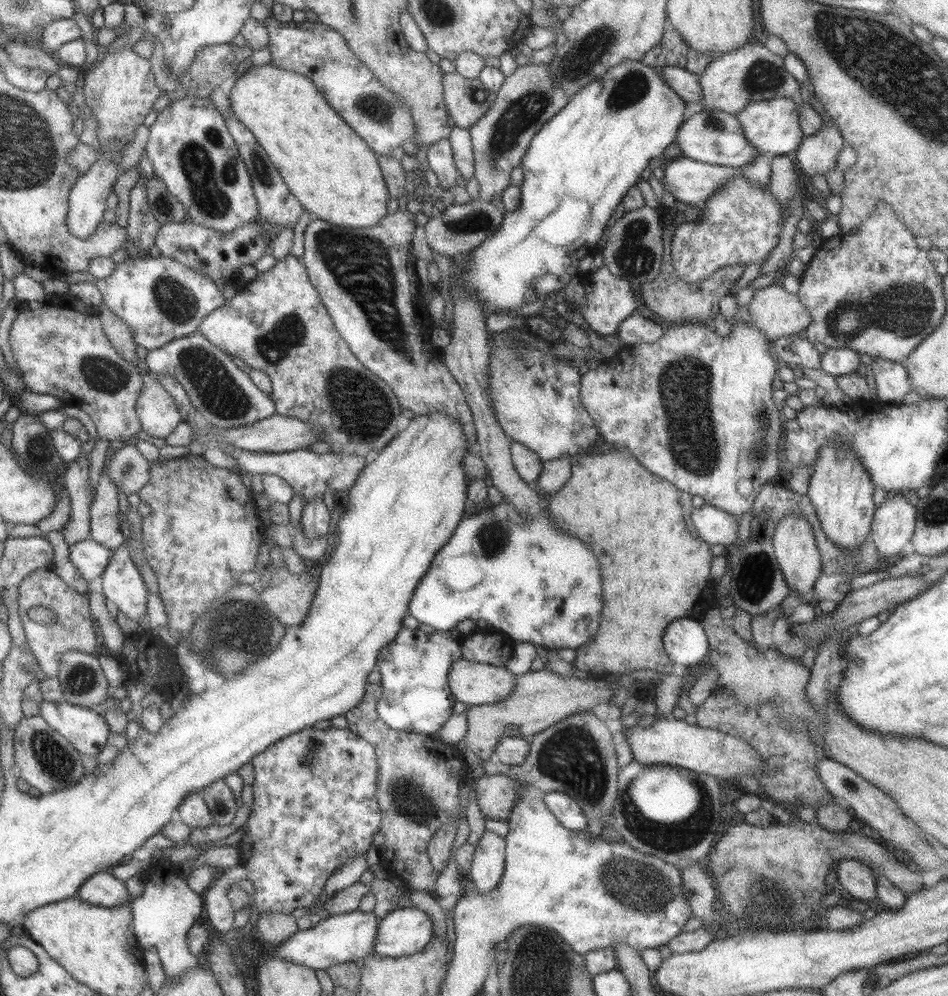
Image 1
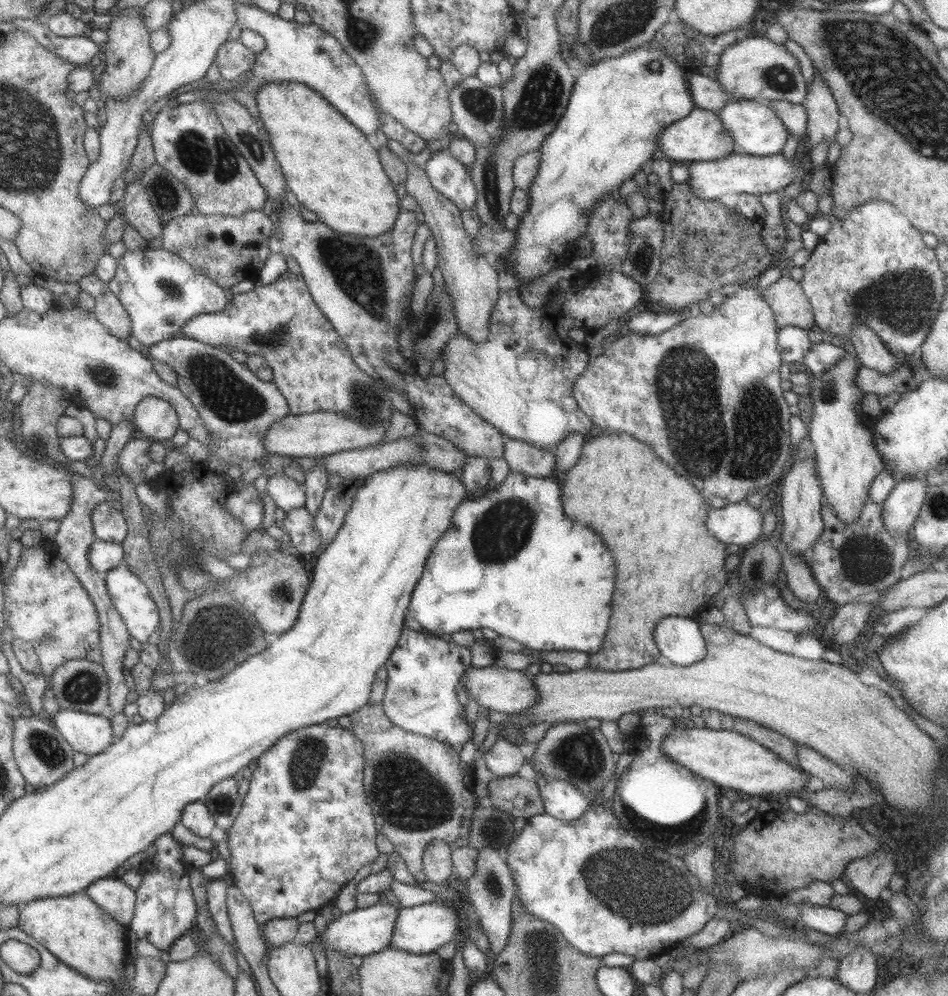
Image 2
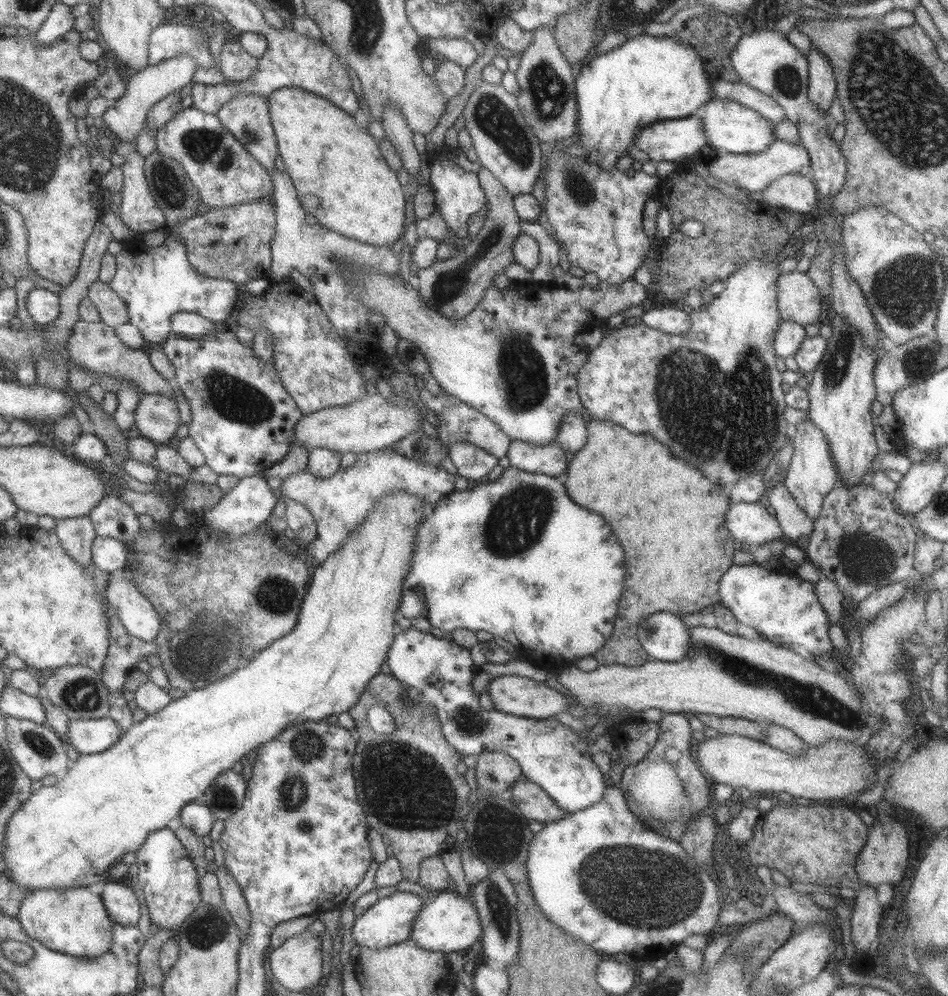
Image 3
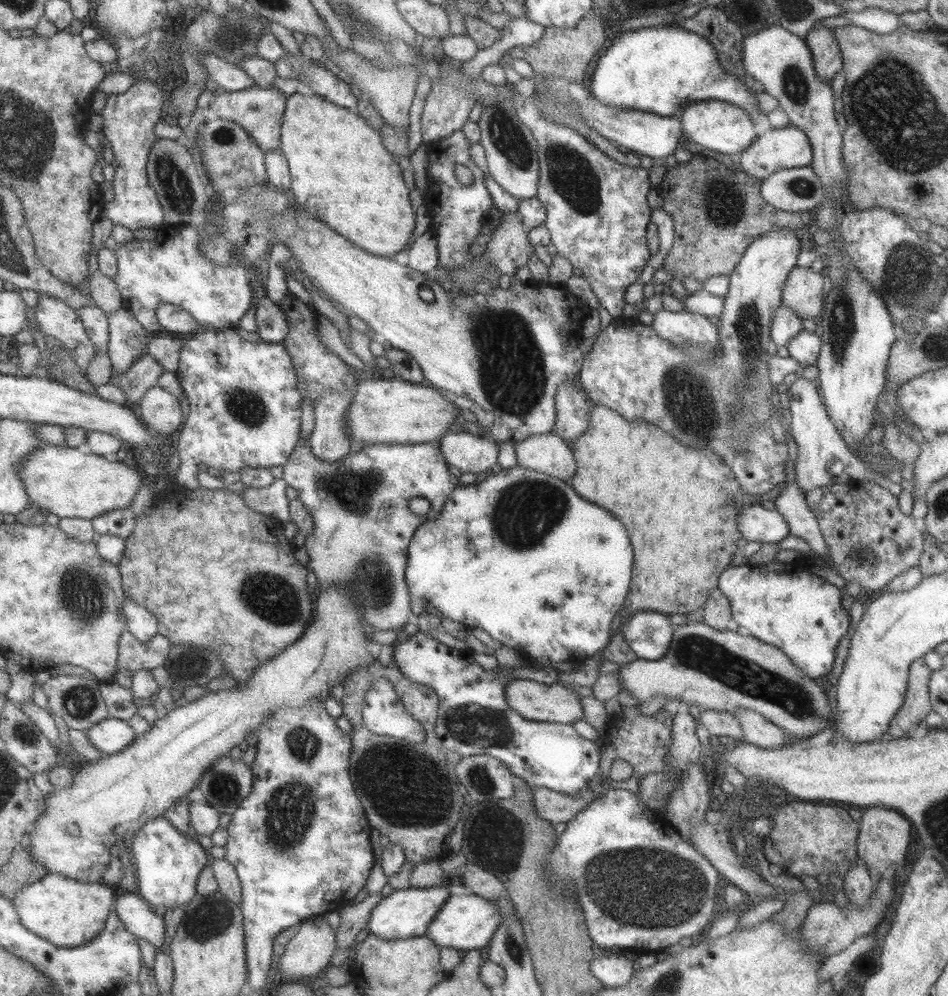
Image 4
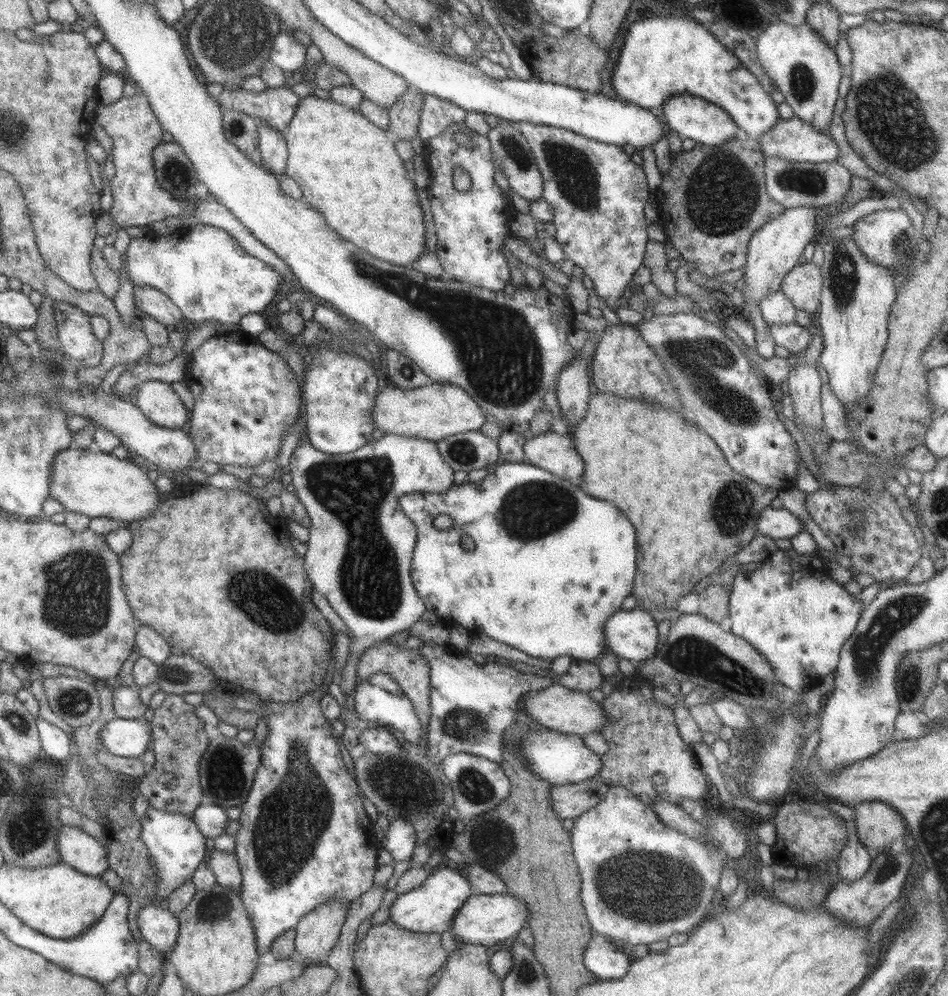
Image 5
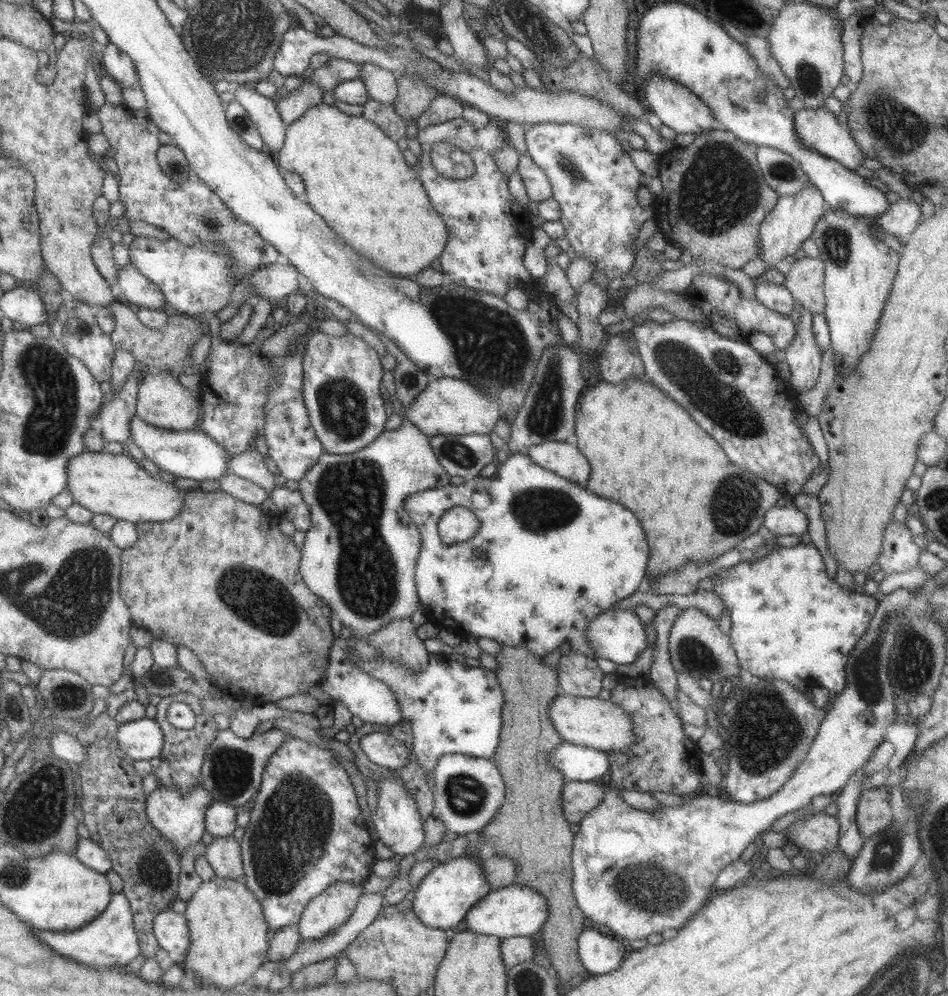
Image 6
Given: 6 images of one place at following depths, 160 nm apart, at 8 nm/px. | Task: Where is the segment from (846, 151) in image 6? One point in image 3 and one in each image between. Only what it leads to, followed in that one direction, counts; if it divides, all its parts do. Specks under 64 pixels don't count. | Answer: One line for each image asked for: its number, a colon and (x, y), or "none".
3: (752, 172)
4: (787, 147)
5: (792, 139)

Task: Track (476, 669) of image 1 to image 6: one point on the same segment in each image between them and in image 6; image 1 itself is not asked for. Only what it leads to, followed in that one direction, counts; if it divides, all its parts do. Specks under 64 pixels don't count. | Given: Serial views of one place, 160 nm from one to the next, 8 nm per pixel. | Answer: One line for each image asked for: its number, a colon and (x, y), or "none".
2: (497, 688)
3: (519, 696)
4: (554, 703)
5: (567, 711)
6: (594, 723)

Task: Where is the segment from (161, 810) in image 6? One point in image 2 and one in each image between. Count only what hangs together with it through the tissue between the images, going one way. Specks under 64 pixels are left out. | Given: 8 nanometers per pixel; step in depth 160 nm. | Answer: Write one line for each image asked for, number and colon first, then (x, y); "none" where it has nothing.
2: (164, 909)
3: (167, 878)
4: (167, 864)
5: (176, 848)

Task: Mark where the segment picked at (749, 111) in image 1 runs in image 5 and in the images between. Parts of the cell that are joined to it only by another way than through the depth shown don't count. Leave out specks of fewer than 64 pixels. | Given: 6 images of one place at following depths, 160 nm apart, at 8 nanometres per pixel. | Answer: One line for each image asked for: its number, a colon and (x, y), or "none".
2: (754, 126)
3: (737, 129)
4: (721, 126)
5: (689, 116)

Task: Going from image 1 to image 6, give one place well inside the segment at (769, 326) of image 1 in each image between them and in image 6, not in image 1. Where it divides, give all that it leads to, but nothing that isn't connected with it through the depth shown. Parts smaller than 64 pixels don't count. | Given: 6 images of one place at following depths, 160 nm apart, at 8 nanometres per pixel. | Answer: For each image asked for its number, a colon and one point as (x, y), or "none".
2: (785, 298)
3: (797, 300)
4: (802, 293)
5: (802, 285)
6: (805, 280)

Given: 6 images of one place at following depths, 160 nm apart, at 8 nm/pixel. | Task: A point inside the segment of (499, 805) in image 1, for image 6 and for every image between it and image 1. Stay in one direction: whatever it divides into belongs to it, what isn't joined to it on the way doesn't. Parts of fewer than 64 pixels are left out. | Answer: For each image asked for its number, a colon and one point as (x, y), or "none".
2: (514, 795)
3: (534, 804)
4: (553, 807)
5: (567, 800)
6: (577, 798)

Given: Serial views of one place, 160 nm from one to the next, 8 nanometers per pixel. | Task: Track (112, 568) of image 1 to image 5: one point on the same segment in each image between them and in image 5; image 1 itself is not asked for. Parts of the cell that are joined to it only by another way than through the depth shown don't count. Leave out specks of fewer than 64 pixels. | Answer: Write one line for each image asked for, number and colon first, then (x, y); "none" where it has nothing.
2: (130, 596)
3: (137, 615)
4: (140, 623)
5: (150, 644)

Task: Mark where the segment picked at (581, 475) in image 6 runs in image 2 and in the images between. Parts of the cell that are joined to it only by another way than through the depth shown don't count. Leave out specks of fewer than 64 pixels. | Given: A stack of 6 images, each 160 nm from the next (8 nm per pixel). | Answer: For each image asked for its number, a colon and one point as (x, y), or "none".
2: (521, 457)
3: (549, 459)
4: (547, 453)
5: (555, 453)

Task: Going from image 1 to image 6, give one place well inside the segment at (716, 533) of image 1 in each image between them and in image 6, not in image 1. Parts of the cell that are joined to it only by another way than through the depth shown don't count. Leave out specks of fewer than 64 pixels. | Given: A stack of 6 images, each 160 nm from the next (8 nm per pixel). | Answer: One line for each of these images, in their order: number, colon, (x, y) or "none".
2: (739, 524)
3: (748, 523)
4: (755, 523)
5: (774, 523)
6: (787, 520)

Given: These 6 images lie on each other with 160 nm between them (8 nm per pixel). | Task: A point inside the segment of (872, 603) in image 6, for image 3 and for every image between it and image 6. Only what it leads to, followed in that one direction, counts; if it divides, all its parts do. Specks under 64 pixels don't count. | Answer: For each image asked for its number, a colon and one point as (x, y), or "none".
3: (783, 608)
4: (785, 605)
5: (790, 610)

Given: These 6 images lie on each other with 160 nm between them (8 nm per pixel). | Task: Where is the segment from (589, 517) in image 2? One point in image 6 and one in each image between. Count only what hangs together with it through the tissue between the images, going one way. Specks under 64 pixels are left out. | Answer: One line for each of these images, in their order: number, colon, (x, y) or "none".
3: (669, 519)
4: (679, 505)
5: (646, 461)
6: (694, 505)

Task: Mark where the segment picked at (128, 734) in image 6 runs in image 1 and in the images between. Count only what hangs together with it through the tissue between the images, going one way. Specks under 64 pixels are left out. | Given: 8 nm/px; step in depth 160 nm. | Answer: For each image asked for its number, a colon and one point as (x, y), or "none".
1: (85, 729)
2: (90, 734)
3: (87, 736)
4: (108, 736)
5: (129, 738)

